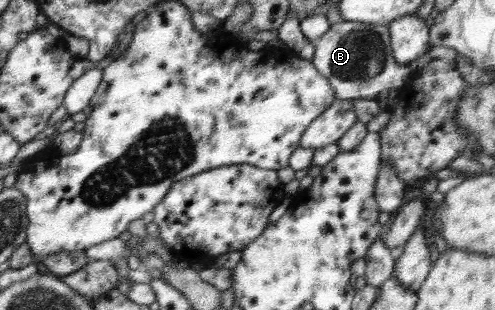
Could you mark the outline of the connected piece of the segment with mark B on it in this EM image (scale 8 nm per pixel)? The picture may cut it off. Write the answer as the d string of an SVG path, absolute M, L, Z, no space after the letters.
M343 20L332 24L316 40L311 63L327 78L340 100L377 99L382 91L398 90L412 78L408 67L395 61L388 25L382 22Z

